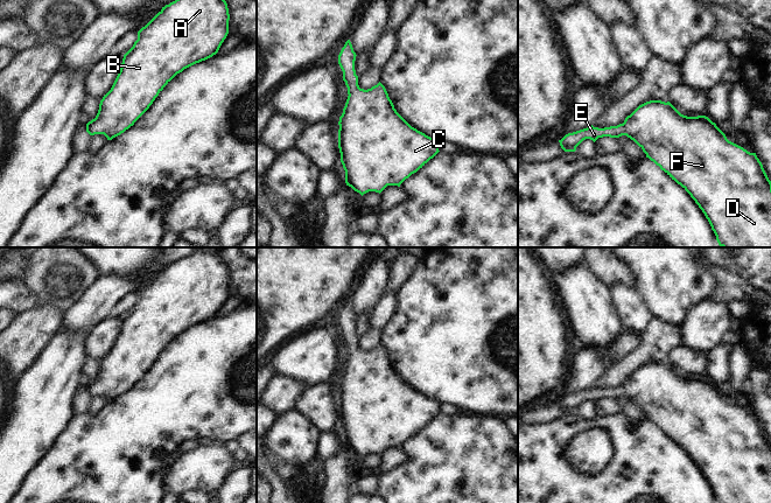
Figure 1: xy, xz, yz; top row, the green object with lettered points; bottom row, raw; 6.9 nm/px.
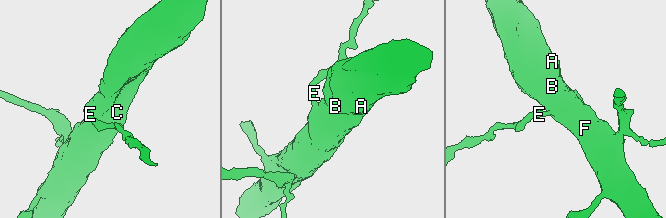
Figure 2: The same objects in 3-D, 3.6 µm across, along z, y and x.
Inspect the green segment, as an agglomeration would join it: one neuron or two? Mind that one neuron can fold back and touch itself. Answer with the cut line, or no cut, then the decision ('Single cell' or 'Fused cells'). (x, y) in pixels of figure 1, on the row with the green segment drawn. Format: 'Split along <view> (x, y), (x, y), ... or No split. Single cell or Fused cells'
No split. Single cell.

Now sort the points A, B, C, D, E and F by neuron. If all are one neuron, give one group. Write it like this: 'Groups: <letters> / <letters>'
Groups: A B C D E F.

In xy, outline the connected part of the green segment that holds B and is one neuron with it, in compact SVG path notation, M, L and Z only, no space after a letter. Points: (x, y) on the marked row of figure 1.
M175 0L170 2L169 5L166 5L162 7L162 9L145 26L138 32L138 40L134 42L133 47L124 55L122 63L120 71L111 88L111 90L103 97L99 104L99 110L94 119L89 121L86 124L86 132L90 135L94 134L104 134L107 140L112 140L113 138L120 135L126 130L128 130L131 126L134 125L134 123L149 109L149 106L153 104L155 98L159 96L159 93L163 90L163 88L180 72L182 72L184 69L199 63L202 61L205 61L213 55L216 55L226 39L229 34L229 8L225 0Z

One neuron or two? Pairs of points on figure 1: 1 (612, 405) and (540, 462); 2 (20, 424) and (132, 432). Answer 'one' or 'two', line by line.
1: two
2: two

